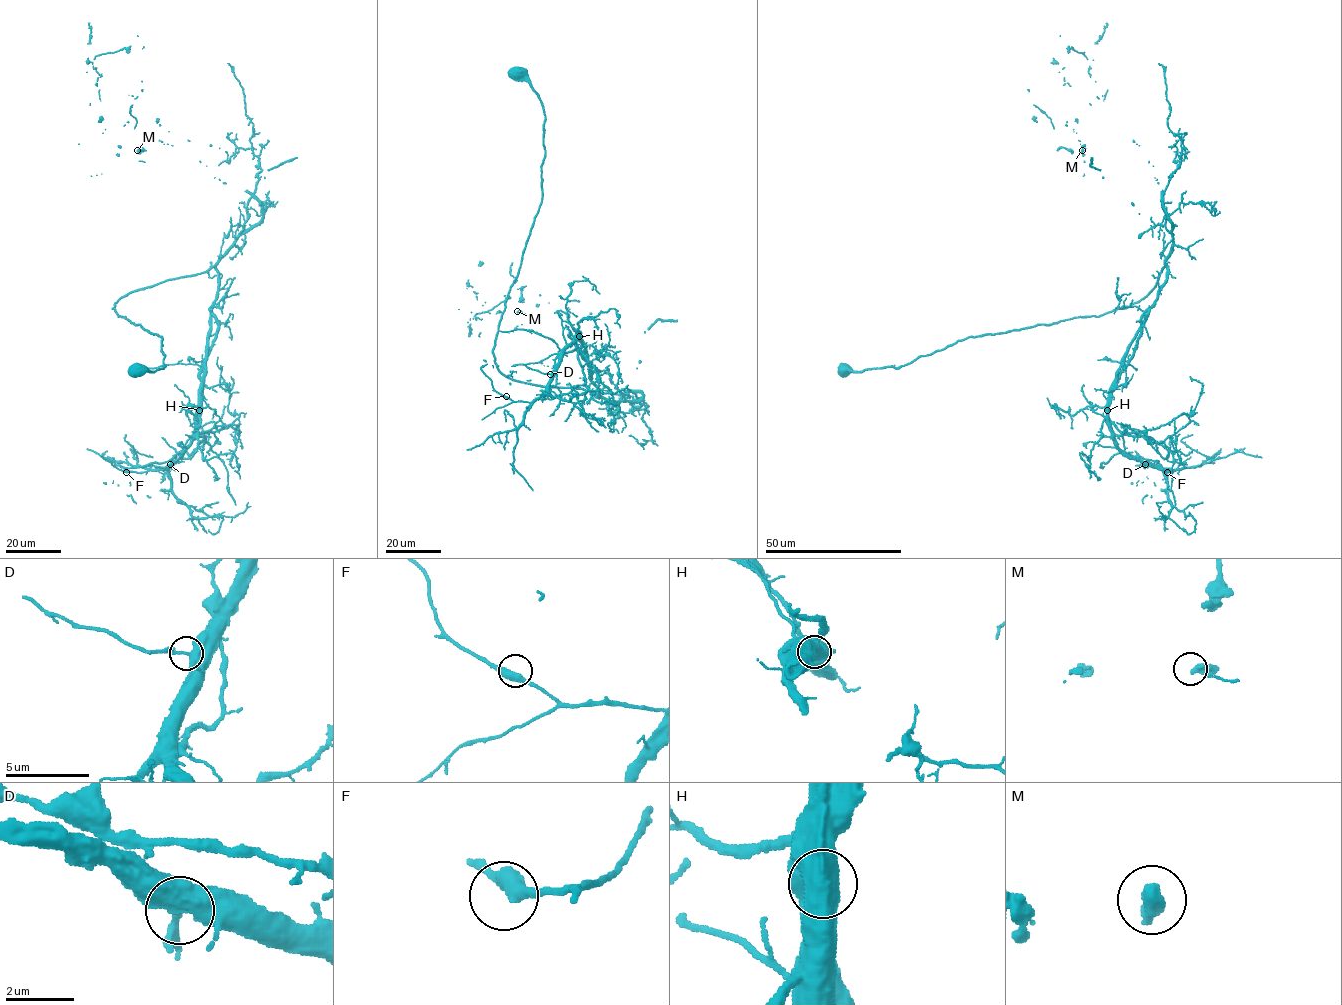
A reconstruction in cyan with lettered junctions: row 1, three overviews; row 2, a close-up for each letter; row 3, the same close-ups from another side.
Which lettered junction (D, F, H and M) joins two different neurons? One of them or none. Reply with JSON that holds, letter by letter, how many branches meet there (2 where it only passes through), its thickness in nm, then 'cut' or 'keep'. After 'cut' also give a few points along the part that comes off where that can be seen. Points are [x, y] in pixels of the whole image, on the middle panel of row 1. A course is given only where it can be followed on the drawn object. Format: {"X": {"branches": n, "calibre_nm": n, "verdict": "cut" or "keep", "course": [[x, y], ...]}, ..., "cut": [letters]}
{"D": {"branches": 2, "calibre_nm": 400, "verdict": "keep"}, "F": {"branches": 2, "calibre_nm": 440, "verdict": "keep"}, "H": {"branches": 1, "calibre_nm": 1200, "verdict": "cut", "course": [[579, 337], [592, 379], [648, 328], [548, 302], [517, 311], [471, 312]]}, "M": {"branches": 1, "calibre_nm": 550, "verdict": "keep"}, "cut": ["H"]}

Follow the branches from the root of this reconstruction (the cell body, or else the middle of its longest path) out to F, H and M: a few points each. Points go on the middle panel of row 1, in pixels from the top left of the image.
F: (514, 69), (545, 116), (542, 201), (494, 360), (513, 379), (598, 395), (578, 337), (539, 397), (506, 396)
H: (514, 69), (545, 116), (542, 201), (498, 326), (496, 367), (515, 380), (597, 396), (579, 337)
M: (514, 69), (545, 116), (542, 201), (498, 326), (496, 367), (613, 401), (631, 391), (539, 363), (517, 311)

